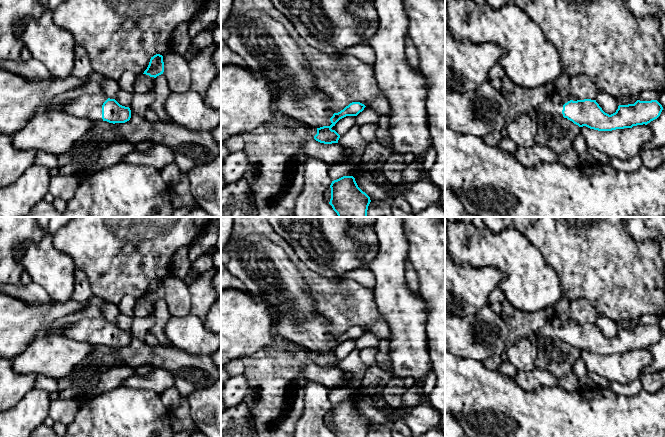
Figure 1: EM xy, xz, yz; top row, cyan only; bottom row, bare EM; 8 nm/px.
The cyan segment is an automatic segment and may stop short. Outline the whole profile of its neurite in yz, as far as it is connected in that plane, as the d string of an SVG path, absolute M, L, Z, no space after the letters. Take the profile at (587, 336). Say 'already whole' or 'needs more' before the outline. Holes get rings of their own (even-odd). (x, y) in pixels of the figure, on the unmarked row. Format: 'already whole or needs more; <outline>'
needs more; M569 319L559 327L551 324L545 325L527 337L533 342L539 338L559 339L579 351L586 350L598 355L612 355L647 349L657 343L662 334L663 331L657 324L637 324L634 328L619 329L616 336L609 339L602 334L596 324L578 324Z

